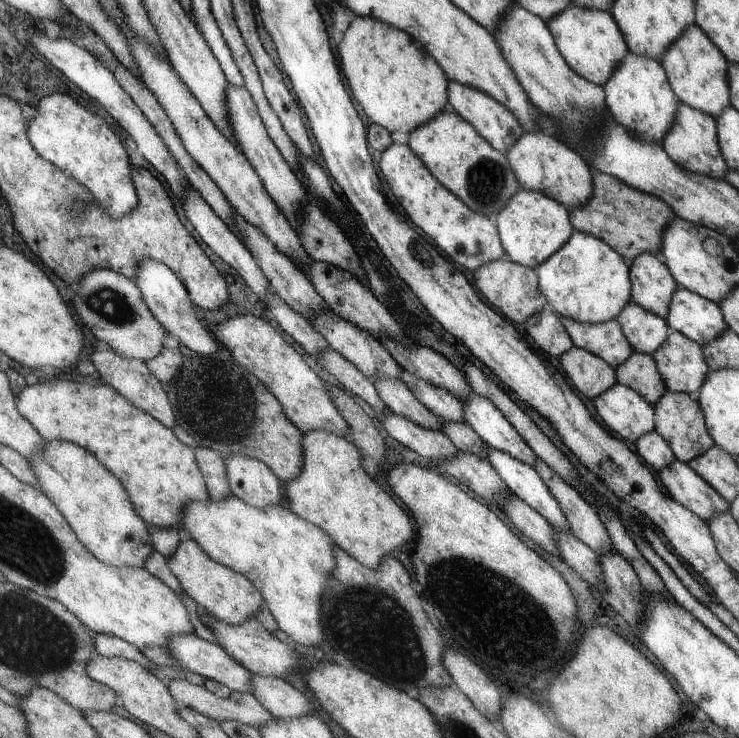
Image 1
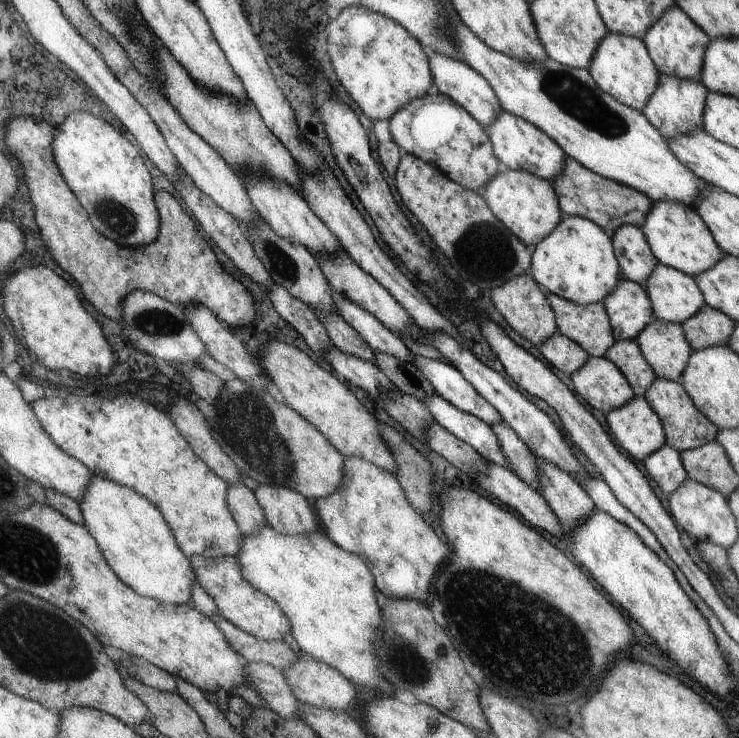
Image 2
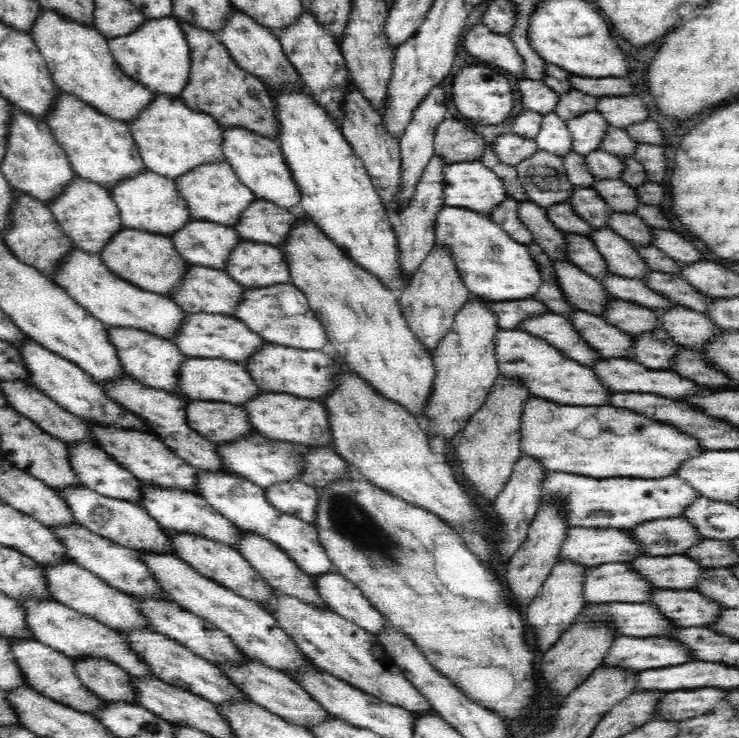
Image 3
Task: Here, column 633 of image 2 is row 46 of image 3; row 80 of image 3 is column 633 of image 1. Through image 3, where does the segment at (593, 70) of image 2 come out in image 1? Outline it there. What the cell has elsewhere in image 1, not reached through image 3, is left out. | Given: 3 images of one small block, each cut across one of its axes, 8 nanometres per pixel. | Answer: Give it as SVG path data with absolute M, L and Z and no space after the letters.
M629 52L603 89L607 93L607 108L611 110L615 121L648 142L661 144L675 124L680 100L672 90L667 71L656 59L647 59Z

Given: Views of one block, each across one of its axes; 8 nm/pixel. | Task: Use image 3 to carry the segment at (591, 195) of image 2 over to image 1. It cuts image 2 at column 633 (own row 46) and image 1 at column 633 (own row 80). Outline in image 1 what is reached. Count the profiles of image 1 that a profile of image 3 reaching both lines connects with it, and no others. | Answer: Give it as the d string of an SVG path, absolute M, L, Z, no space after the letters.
M594 170L594 194L591 201L570 210L570 213L571 223L576 231L594 235L607 242L630 261L634 261L642 253L661 257L663 230L676 218L675 211L663 198L636 190L619 178L598 170Z

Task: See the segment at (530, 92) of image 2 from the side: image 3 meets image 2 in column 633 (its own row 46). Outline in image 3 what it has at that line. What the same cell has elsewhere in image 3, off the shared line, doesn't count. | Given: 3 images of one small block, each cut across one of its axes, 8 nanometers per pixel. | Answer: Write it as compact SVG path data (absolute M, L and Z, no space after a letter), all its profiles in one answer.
M174 16L147 19L135 31L107 39L115 64L133 81L148 87L155 95L180 97L189 78L190 51L179 21Z

